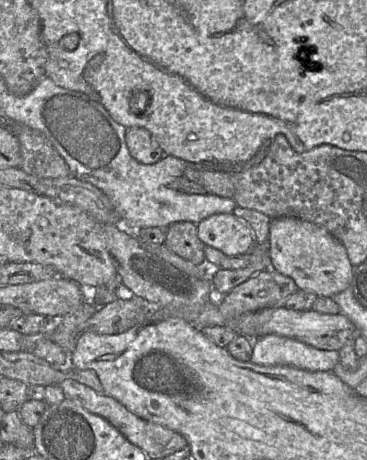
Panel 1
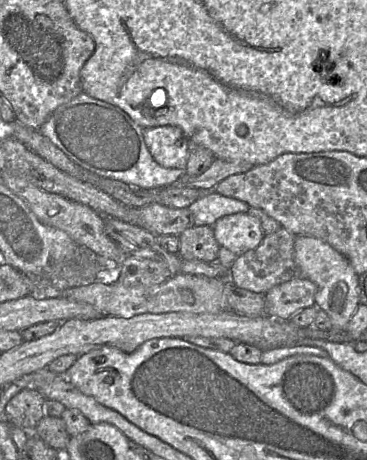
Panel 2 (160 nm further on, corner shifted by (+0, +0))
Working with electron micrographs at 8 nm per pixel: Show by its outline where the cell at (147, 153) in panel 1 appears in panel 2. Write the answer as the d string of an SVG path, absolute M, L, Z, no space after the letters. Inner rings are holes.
M155 126L143 129L145 144L153 159L162 167L185 169L189 139L180 127Z

